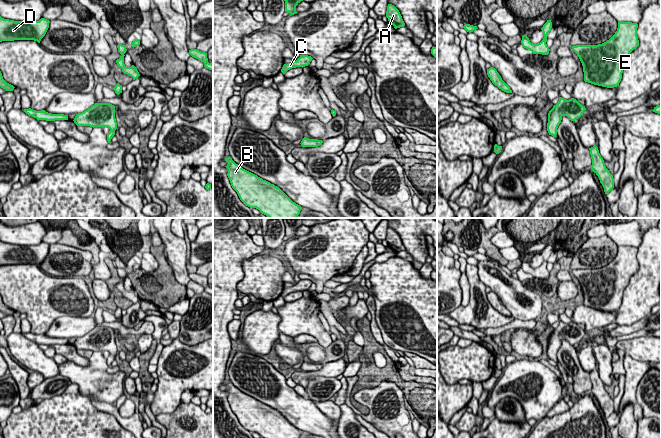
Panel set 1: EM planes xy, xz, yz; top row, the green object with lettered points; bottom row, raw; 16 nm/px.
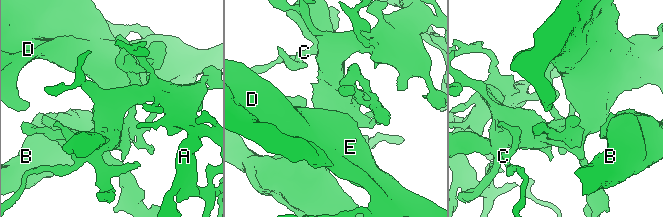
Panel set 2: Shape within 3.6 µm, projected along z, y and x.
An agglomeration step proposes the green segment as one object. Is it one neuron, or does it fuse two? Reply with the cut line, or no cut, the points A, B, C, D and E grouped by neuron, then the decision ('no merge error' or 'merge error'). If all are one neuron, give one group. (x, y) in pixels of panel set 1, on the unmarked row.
no cut | A B C D E | no merge error

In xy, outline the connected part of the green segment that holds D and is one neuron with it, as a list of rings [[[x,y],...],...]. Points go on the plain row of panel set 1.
[[[0,240],[0,266],[14,264],[34,264],[40,267],[45,260],[50,245],[41,242],[39,245],[22,246],[4,243]]]

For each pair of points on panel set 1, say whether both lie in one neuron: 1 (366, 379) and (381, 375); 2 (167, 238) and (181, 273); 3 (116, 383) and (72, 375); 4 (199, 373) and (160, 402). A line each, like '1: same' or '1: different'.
1: same
2: same
3: same
4: same

